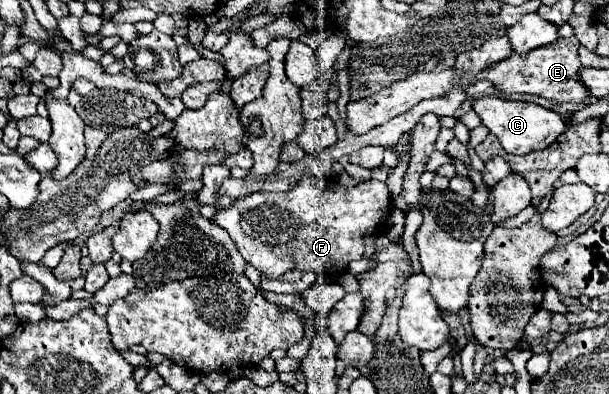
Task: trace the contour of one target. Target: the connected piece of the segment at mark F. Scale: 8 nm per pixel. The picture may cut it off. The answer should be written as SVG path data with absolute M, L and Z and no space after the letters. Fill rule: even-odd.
M302 177L298 185L286 193L252 193L232 201L232 205L226 209L220 207L214 215L214 223L230 233L240 255L246 259L246 263L254 265L264 279L278 279L282 277L282 273L294 269L340 275L344 273L350 261L358 261L364 257L366 233L380 227L390 207L392 207L392 197L386 183L370 179L346 187L334 179Z

